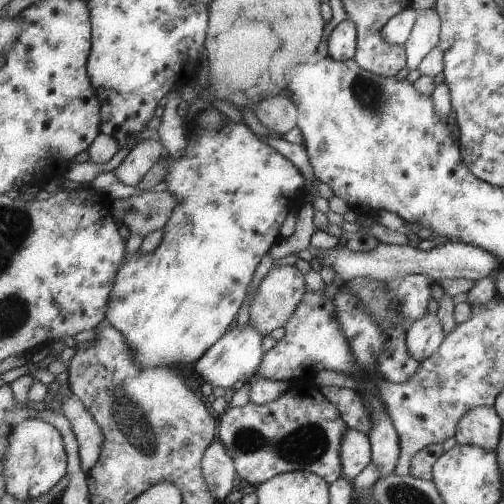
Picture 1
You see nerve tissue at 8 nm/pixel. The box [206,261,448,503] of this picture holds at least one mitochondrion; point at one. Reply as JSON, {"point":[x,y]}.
{"point":[309,443]}

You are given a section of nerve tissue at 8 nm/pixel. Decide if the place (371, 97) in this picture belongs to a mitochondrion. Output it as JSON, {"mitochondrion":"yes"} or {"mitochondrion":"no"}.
{"mitochondrion":"yes"}

